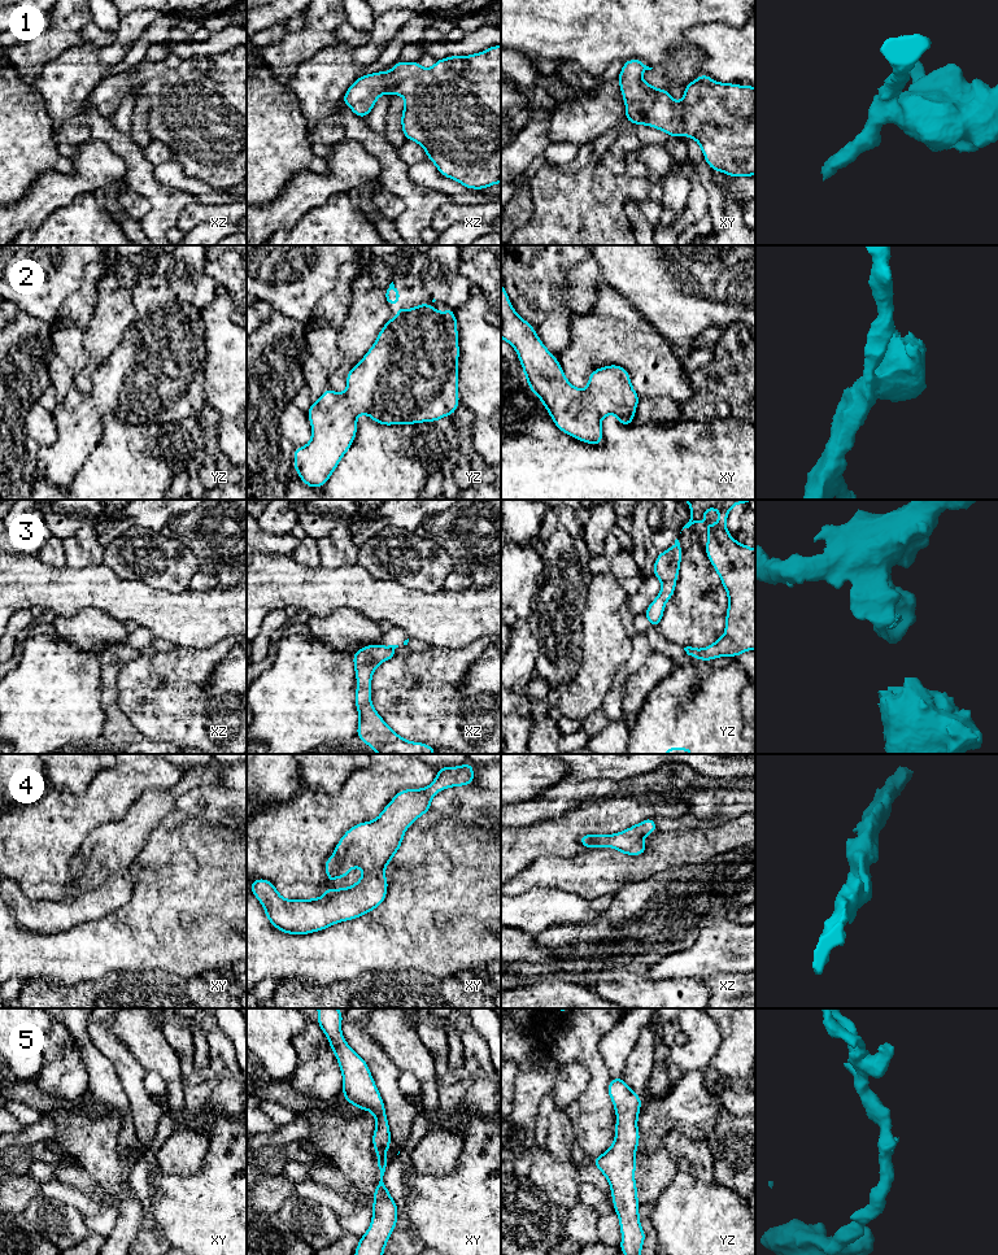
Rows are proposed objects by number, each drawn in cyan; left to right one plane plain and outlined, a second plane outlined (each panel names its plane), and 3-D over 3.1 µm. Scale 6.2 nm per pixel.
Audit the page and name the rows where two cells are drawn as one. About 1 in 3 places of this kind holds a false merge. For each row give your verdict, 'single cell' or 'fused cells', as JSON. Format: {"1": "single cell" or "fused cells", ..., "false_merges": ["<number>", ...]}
{"1": "single cell", "2": "single cell", "3": "fused cells", "4": "single cell", "5": "fused cells", "false_merges": ["3", "5"]}

